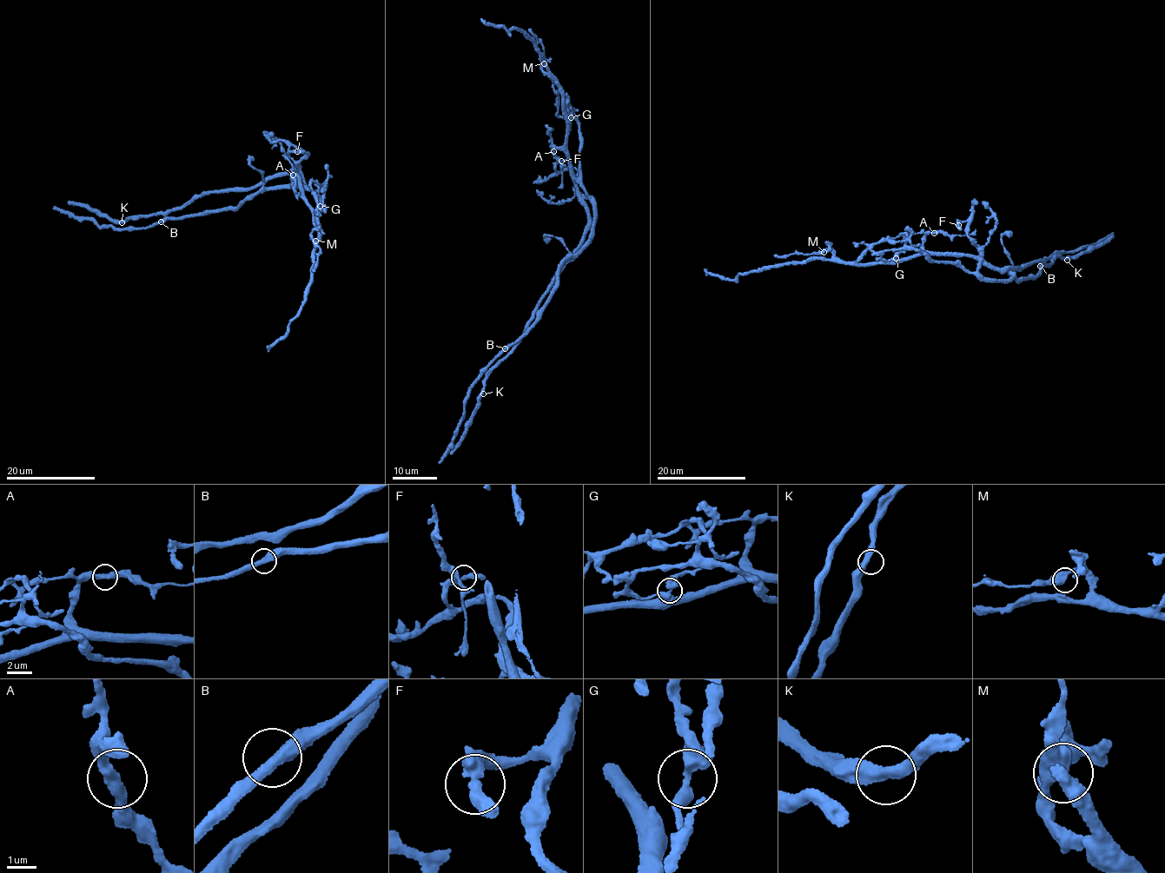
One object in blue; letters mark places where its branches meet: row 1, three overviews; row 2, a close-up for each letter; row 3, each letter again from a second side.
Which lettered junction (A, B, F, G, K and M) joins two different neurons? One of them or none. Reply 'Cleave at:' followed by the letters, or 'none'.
Cleave at: G

